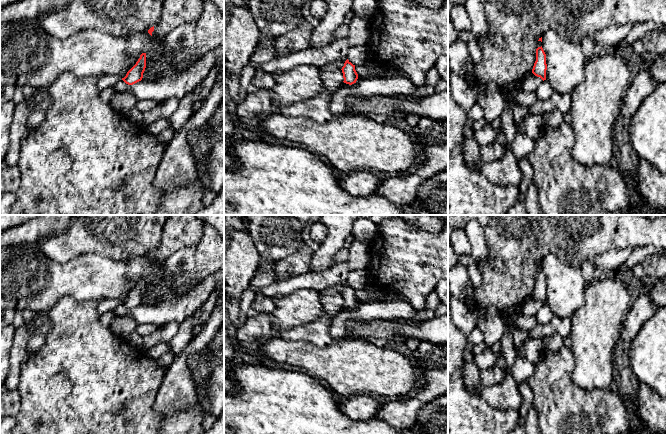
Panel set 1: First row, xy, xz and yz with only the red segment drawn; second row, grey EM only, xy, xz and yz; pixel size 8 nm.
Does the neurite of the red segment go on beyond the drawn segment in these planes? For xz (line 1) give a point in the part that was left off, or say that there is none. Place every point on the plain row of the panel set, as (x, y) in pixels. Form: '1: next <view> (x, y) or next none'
1: next none

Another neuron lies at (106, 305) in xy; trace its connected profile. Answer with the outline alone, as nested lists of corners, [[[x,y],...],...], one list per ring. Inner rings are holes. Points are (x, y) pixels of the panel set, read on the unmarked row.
[[[104,299],[100,300],[98,304],[98,312],[99,314],[104,314],[106,312],[110,312],[115,309],[115,307],[121,302],[118,299]]]

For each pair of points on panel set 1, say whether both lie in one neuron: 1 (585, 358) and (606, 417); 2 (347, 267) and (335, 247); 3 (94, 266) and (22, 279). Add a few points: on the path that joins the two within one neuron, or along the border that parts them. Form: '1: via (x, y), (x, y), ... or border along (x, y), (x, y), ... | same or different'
1: border along (573, 382), (587, 390), (608, 388) | different
2: border along (333, 265), (320, 271), (310, 270) | different
3: via (76, 278), (40, 279) | same

